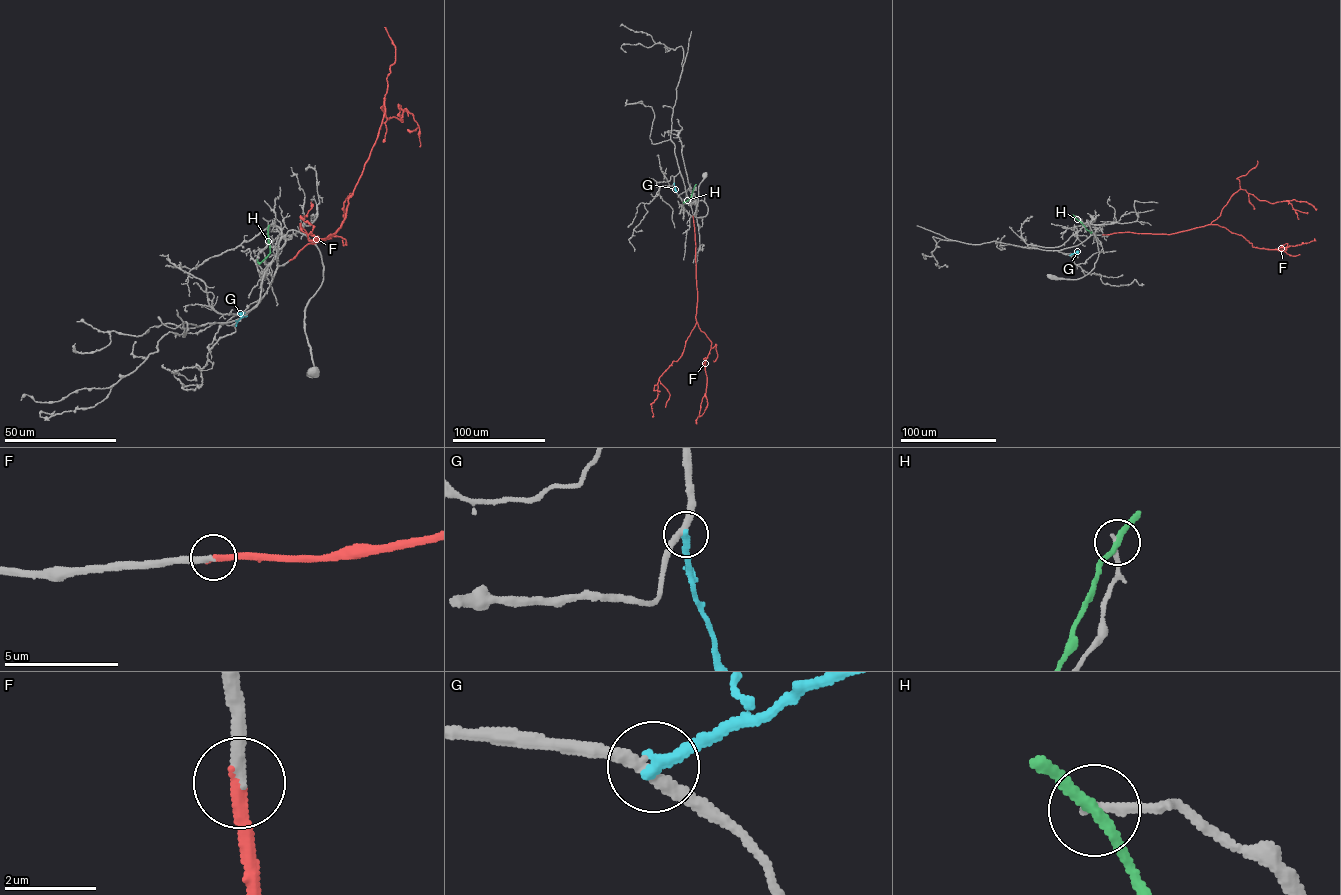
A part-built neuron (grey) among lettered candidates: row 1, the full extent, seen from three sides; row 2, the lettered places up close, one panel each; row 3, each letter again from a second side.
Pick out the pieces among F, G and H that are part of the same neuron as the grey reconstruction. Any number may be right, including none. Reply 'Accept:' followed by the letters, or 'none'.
Accept: F

